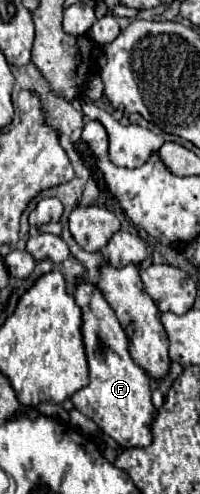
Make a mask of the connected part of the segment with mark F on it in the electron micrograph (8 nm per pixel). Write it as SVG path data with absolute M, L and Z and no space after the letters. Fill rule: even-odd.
M80 281L74 287L74 301L82 309L82 317L98 317L94 327L88 327L88 323L82 325L82 341L90 369L90 383L72 395L74 407L96 421L98 427L106 435L116 439L122 447L150 445L154 421L150 377L132 361L128 353L128 337L100 289L90 281Z

